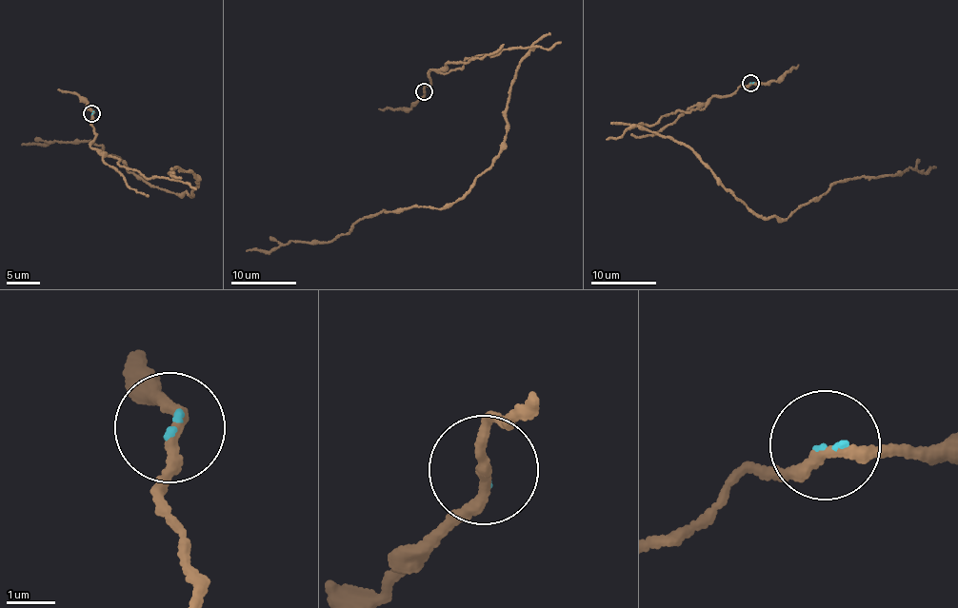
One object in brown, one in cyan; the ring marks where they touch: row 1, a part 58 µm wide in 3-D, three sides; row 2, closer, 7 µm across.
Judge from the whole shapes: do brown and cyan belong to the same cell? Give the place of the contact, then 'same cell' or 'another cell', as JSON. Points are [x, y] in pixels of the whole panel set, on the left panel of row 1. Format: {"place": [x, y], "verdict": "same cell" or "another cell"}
{"place": [91, 113], "verdict": "another cell"}

